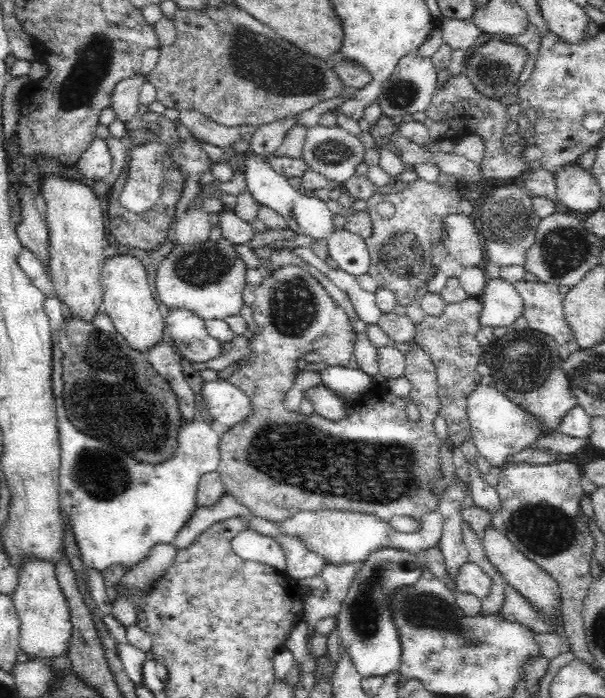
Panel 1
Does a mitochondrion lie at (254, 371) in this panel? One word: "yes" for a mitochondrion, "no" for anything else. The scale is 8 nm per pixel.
no

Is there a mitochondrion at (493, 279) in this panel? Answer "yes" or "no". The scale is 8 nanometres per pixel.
no

